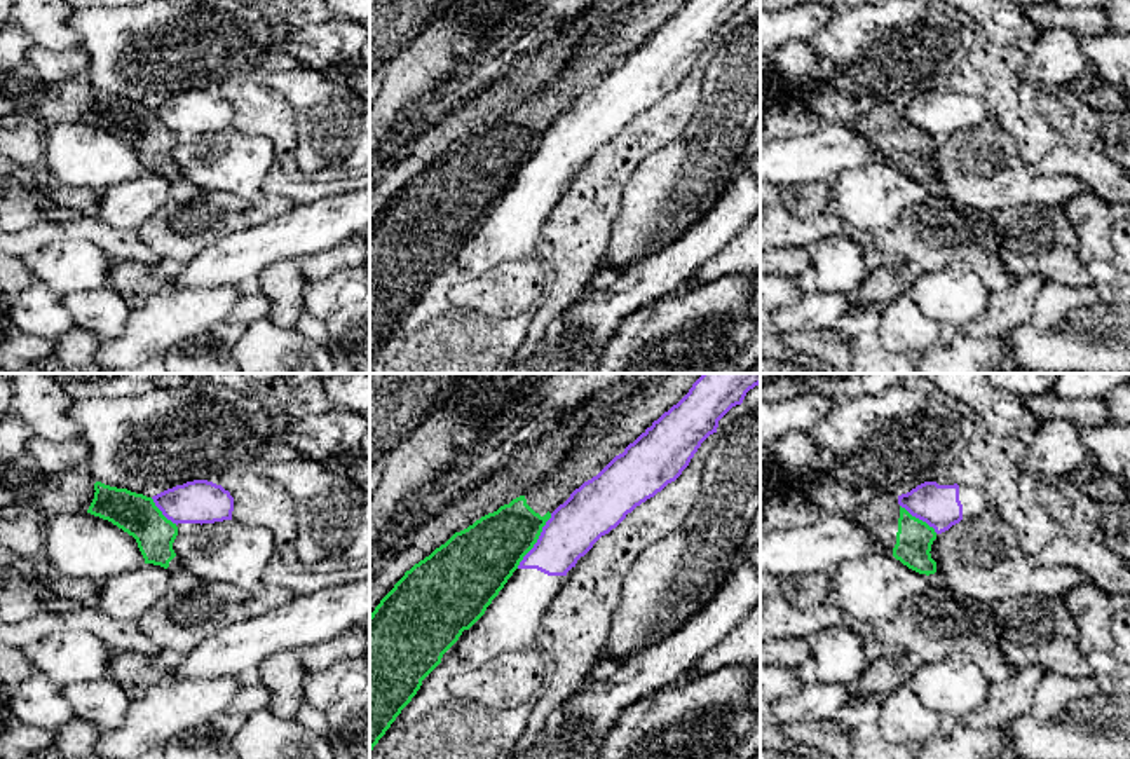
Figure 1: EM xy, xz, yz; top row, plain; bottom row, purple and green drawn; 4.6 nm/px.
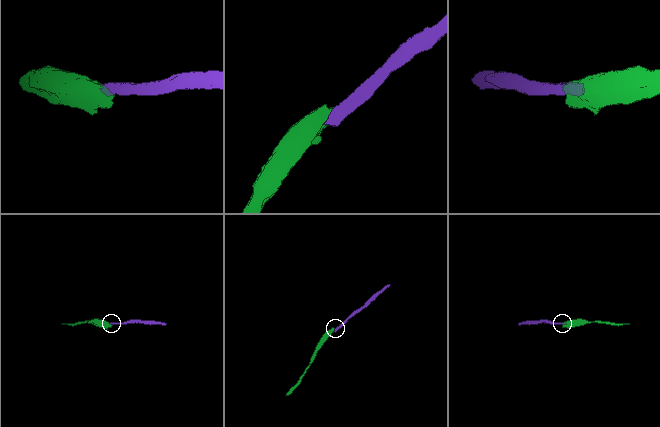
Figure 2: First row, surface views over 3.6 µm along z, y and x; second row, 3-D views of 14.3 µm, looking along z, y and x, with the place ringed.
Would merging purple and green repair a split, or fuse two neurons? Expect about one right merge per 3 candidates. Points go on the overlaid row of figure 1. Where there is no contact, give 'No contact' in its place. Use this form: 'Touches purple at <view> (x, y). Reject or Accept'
Touches purple at xz (537, 541). Reject

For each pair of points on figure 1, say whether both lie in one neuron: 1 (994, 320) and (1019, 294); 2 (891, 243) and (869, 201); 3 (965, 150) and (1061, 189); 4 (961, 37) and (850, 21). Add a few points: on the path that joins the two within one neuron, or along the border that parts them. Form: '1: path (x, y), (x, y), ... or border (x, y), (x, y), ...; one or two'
1: path (1001, 313), (1014, 300); one
2: border (914, 203), (888, 229), (876, 234); two
3: path (989, 156), (1015, 159), (1036, 182); one
4: path (933, 37), (878, 39); one

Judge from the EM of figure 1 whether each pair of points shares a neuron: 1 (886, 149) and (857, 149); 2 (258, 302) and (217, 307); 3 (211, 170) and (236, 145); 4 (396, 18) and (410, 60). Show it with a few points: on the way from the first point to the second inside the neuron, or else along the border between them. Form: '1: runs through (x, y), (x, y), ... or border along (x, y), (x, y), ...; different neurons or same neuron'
1: border along (851, 124), (886, 159); different neurons
2: border along (253, 287), (210, 332); different neurons
3: runs through (217, 164), (231, 150); same neuron
4: border along (436, 18), (389, 61); different neurons

